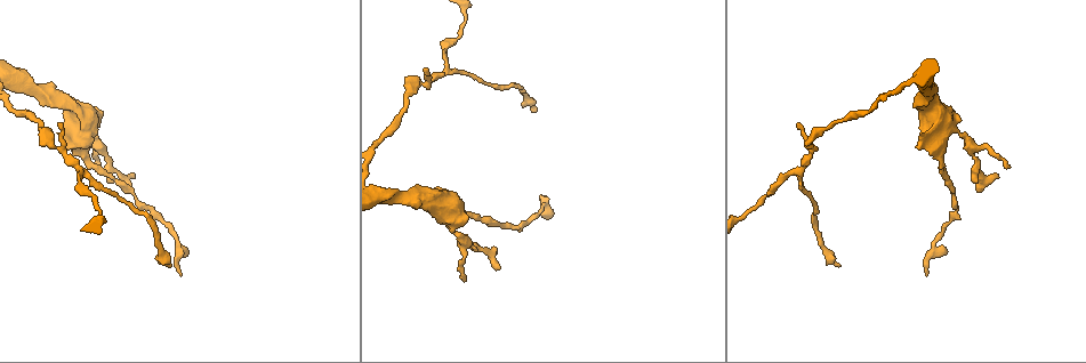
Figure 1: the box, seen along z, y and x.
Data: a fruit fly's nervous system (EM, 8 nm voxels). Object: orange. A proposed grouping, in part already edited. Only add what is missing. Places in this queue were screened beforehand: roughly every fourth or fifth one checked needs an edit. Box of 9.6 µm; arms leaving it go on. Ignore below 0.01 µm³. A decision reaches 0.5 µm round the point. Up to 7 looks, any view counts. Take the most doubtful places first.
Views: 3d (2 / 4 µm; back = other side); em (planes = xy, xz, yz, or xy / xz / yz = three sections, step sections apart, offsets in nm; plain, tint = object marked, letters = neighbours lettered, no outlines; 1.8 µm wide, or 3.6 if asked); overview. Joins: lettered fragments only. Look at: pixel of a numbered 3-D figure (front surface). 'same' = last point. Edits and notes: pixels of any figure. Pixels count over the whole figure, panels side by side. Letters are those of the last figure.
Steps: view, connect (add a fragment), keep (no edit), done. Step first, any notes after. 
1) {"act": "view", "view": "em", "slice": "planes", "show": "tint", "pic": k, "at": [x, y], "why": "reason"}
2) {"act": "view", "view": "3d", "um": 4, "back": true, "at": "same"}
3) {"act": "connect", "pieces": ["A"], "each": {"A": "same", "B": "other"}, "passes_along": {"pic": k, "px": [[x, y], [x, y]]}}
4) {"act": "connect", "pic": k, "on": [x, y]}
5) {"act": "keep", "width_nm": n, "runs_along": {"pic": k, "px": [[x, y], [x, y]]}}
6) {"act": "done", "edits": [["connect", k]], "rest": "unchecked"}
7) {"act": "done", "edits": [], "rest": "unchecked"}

{"act": "view", "view": "3d", "um": 4, "back": true, "pic": 1, "at": [546, 195]}

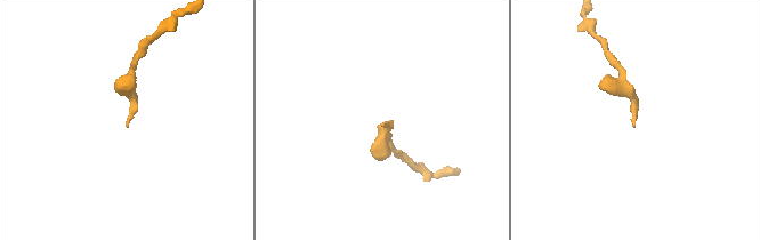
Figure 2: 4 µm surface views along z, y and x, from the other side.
{"act": "view", "view": "em", "slice": "xz", "step": 16, "show": "tint", "pic": 2, "at": [633, 125], "why": "need the tissue"}

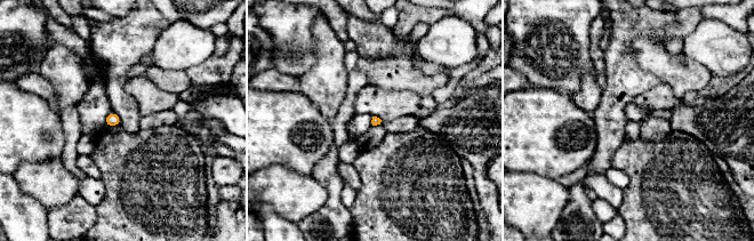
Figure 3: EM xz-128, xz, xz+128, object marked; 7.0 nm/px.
{"act": "view", "view": "em", "slice": "planes", "show": "letters", "at": "same"}

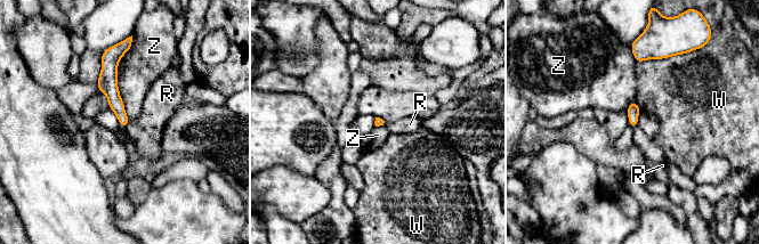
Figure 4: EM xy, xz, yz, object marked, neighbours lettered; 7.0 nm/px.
{"act": "keep", "longest_contact_nm": ["Z", 550], "each": {"R": "other", "W": "other", "Z": "other"}, "runs_along": {"pic": 4, "px": [[116, 54], [110, 89], [123, 123]]}, "found": "none of them fits"}

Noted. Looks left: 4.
{"act": "view", "view": "em", "um": 3.6, "slice": "planes", "show": "letters", "pic": 1, "at": [839, 266], "why": "thin end"}

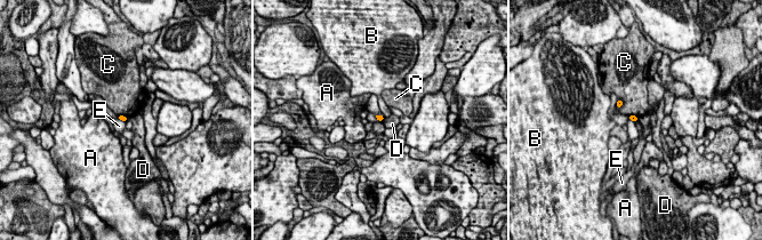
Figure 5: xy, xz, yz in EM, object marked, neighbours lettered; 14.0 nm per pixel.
{"act": "keep", "each": {"A": "other", "B": "other", "C": "other", "D": "other", "E": "other"}, "border": {"pic": 5, "px": [[117, 118], [125, 121]]}, "found": "no lettered fragment goes on from it"}

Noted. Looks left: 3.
{"act": "view", "view": "em", "slice": "xz", "step": 16, "show": "tint", "pic": 1, "at": [800, 173], "why": "a narrow waist"}

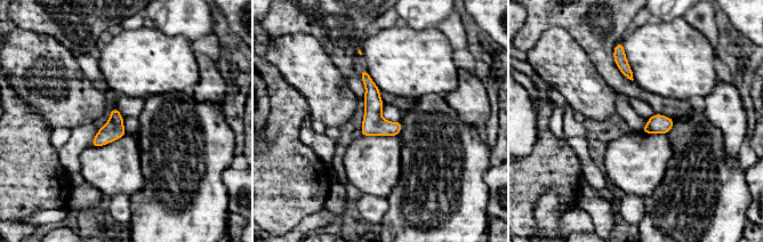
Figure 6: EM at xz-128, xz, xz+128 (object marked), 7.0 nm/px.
{"act": "view", "view": "em", "slice": "planes", "show": "letters", "at": "same"}

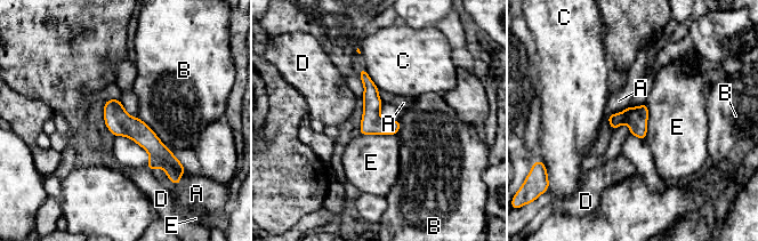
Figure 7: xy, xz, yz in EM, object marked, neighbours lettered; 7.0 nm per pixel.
{"act": "keep", "each": {"A": "other", "B": "other", "C": "other", "D": "other", "E": "other"}, "found": "no lettered fragment goes on from it"}

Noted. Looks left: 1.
{"act": "done", "edits": [], "rest": "unchecked"}

